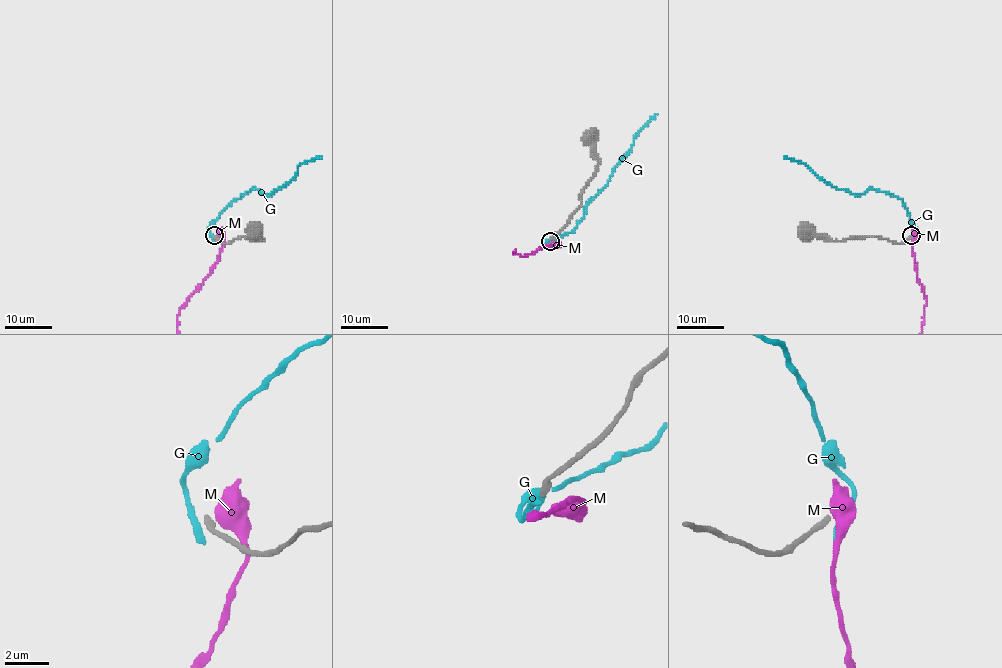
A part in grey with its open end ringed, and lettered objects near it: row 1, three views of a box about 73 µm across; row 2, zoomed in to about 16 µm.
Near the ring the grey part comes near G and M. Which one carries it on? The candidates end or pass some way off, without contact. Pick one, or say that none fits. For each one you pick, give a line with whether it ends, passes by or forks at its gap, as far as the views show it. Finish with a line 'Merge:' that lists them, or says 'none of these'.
Merge: none of these

